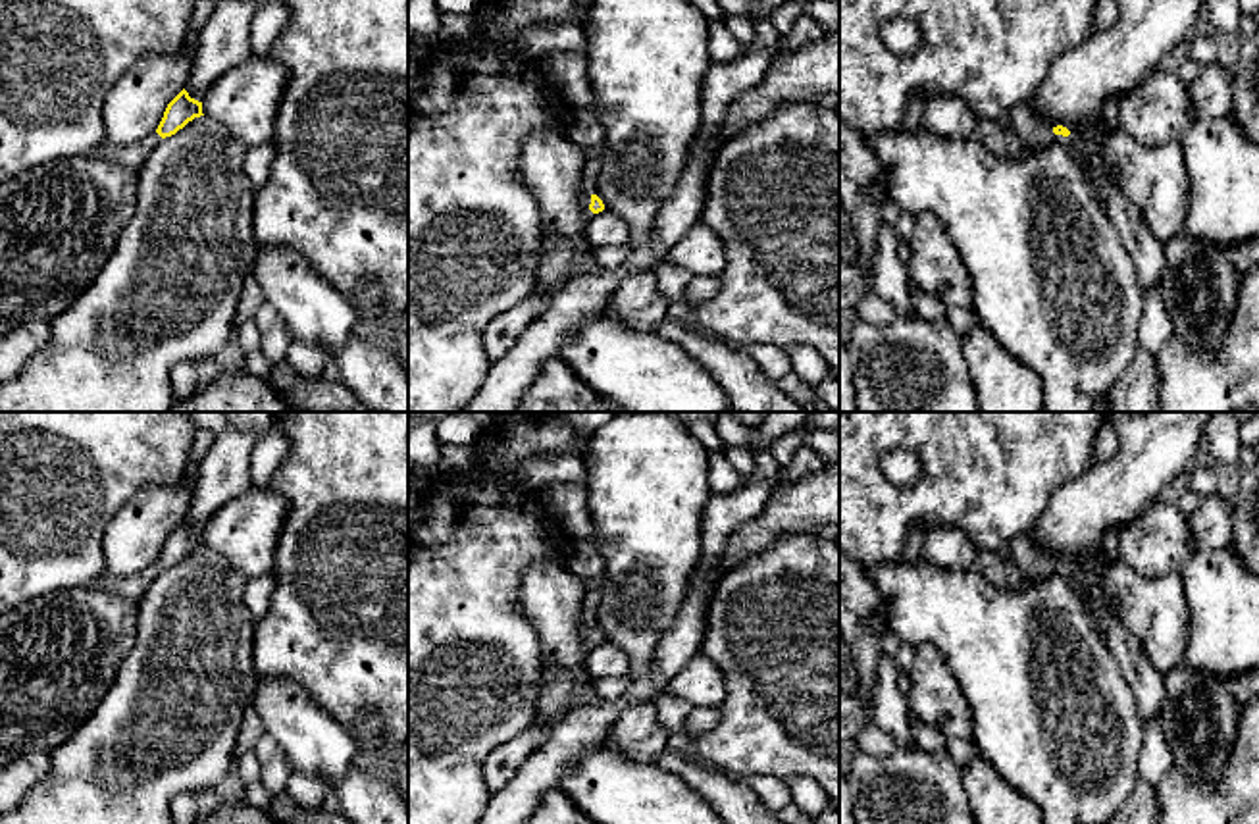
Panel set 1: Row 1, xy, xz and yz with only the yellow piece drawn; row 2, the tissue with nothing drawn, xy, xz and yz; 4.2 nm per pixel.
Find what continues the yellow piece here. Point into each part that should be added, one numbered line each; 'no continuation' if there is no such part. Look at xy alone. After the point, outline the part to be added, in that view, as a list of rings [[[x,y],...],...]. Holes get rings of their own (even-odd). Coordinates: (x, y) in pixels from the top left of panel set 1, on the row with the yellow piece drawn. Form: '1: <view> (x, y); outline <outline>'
1: xy (133, 156); outline [[[152,133],[144,137],[142,141],[129,146],[117,146],[104,141],[96,148],[92,148],[90,154],[110,158],[121,166],[141,171],[142,164],[152,154],[152,150],[160,144],[160,141],[162,137],[158,133]]]

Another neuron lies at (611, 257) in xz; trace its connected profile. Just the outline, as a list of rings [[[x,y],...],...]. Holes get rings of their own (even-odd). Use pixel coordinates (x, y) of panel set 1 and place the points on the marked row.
[[[630,245],[593,248],[593,258],[599,268],[618,268],[626,262]]]

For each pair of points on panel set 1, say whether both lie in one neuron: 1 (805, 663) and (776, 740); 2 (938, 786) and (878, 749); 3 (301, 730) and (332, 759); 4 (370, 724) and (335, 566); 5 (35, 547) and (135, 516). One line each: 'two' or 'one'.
1: one
2: two
3: one
4: two
5: two

